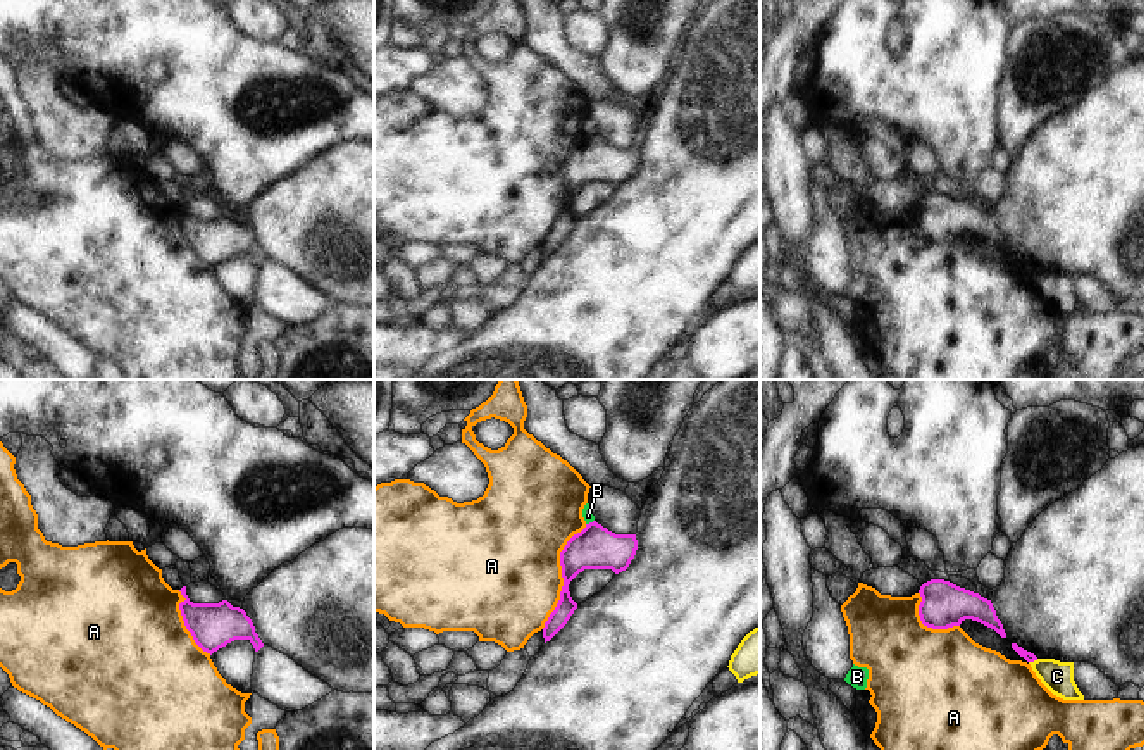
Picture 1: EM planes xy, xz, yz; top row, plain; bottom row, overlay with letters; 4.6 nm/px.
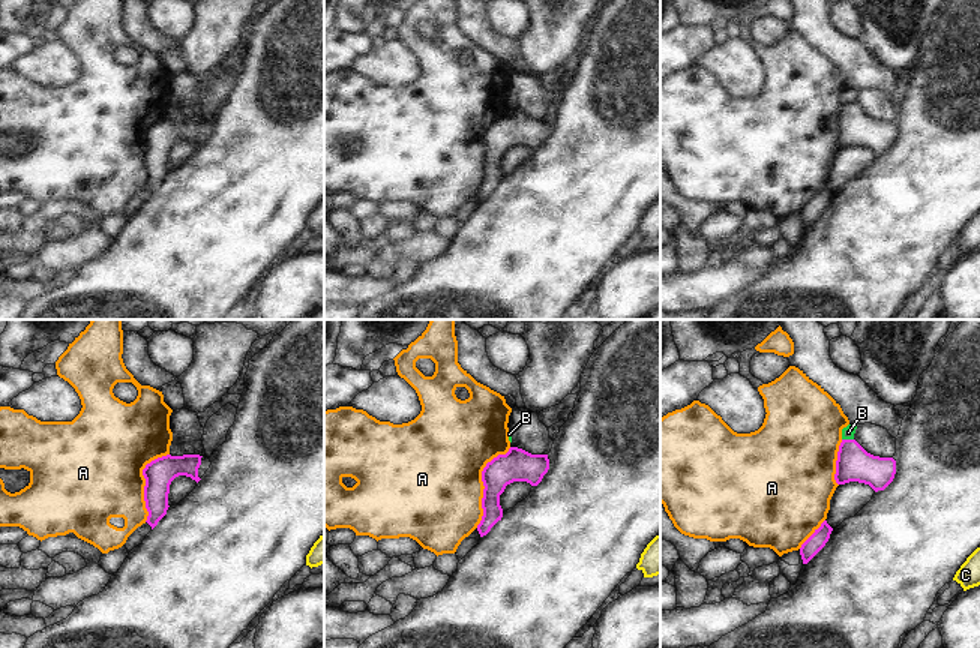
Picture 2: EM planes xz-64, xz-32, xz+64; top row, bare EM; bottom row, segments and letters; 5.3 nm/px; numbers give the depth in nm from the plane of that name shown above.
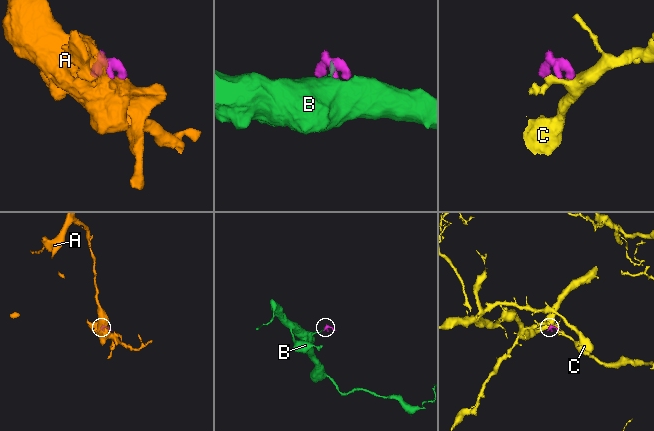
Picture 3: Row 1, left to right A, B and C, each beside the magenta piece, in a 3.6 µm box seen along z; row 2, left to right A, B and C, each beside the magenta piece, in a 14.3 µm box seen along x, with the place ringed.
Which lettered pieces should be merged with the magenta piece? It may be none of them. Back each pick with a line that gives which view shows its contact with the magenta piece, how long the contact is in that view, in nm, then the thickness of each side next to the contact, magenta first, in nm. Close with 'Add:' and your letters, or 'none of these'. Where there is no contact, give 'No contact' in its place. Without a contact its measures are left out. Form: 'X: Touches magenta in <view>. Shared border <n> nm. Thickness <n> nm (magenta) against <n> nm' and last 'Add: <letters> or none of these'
Add: none of these

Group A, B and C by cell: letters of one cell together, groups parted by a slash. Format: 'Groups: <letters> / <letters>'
Groups: A / B / C

